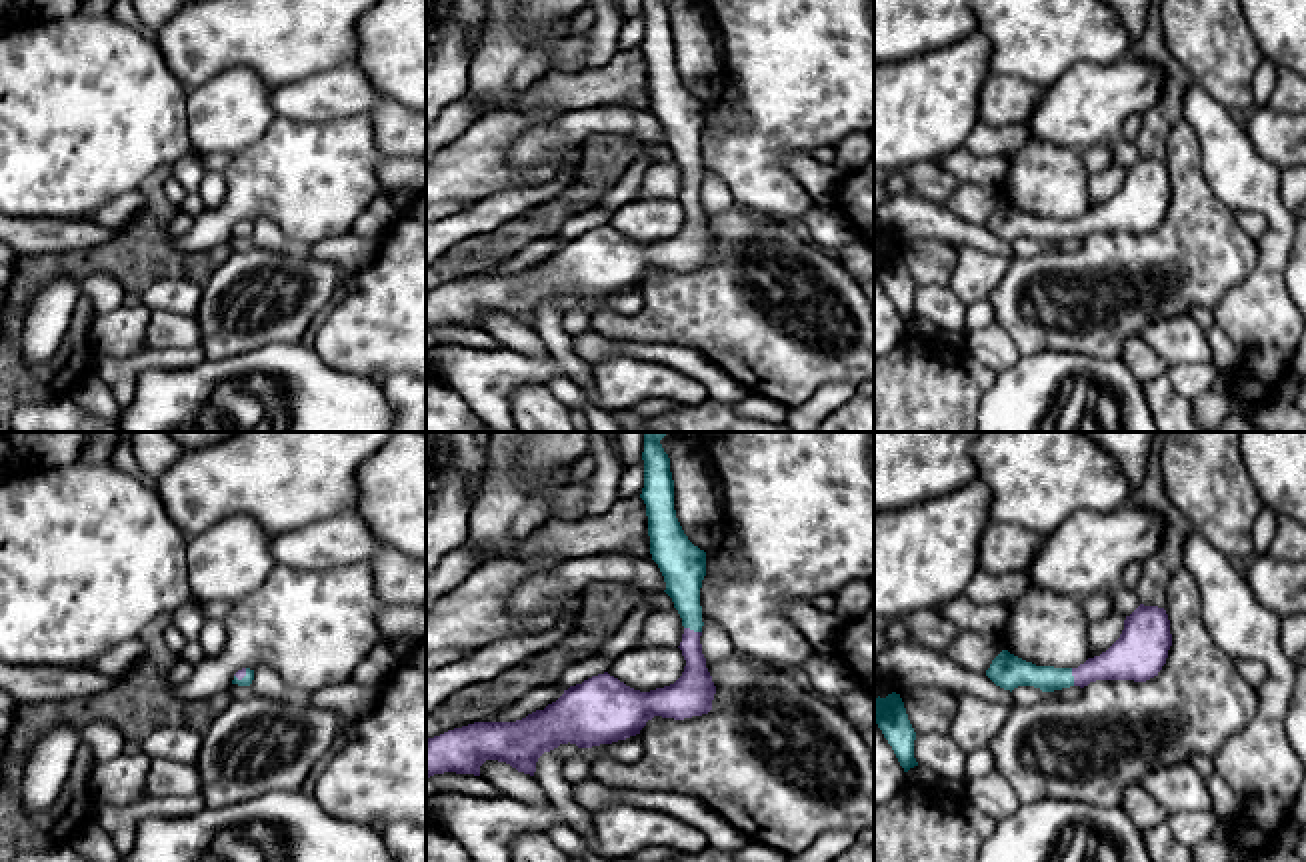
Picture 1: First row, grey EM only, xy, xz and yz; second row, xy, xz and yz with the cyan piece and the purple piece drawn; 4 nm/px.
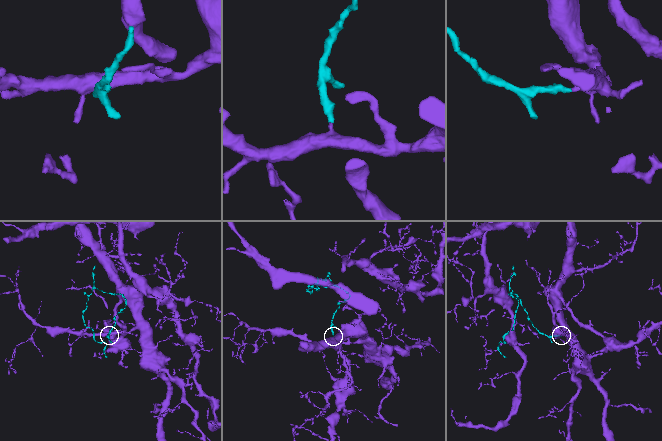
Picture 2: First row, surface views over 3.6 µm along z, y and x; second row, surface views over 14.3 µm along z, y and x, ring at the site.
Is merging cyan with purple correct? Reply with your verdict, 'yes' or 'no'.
yes

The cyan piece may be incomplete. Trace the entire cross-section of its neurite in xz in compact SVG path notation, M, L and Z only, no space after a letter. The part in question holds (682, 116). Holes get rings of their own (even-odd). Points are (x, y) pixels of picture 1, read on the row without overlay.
M644 0L644 40L650 106L658 116L666 146L684 178L682 228L664 240L640 244L608 224L570 238L564 246L516 274L474 274L426 290L426 328L456 324L480 328L486 312L506 314L534 328L544 304L560 296L592 300L640 286L654 268L684 272L712 262L716 238L702 206L700 140L706 104L684 86L674 62L674 32L664 0Z

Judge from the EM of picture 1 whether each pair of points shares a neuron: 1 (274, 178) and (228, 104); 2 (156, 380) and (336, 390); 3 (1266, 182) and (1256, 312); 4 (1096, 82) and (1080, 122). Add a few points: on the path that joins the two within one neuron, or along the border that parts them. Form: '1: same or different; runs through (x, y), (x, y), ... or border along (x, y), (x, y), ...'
1: different; border along (276, 116), (258, 138), (234, 156)
2: same; runs through (200, 380), (244, 364), (292, 366)
3: same; runs through (1276, 214), (1278, 236), (1272, 246), (1266, 280)
4: same; runs through (1096, 92), (1080, 112)

